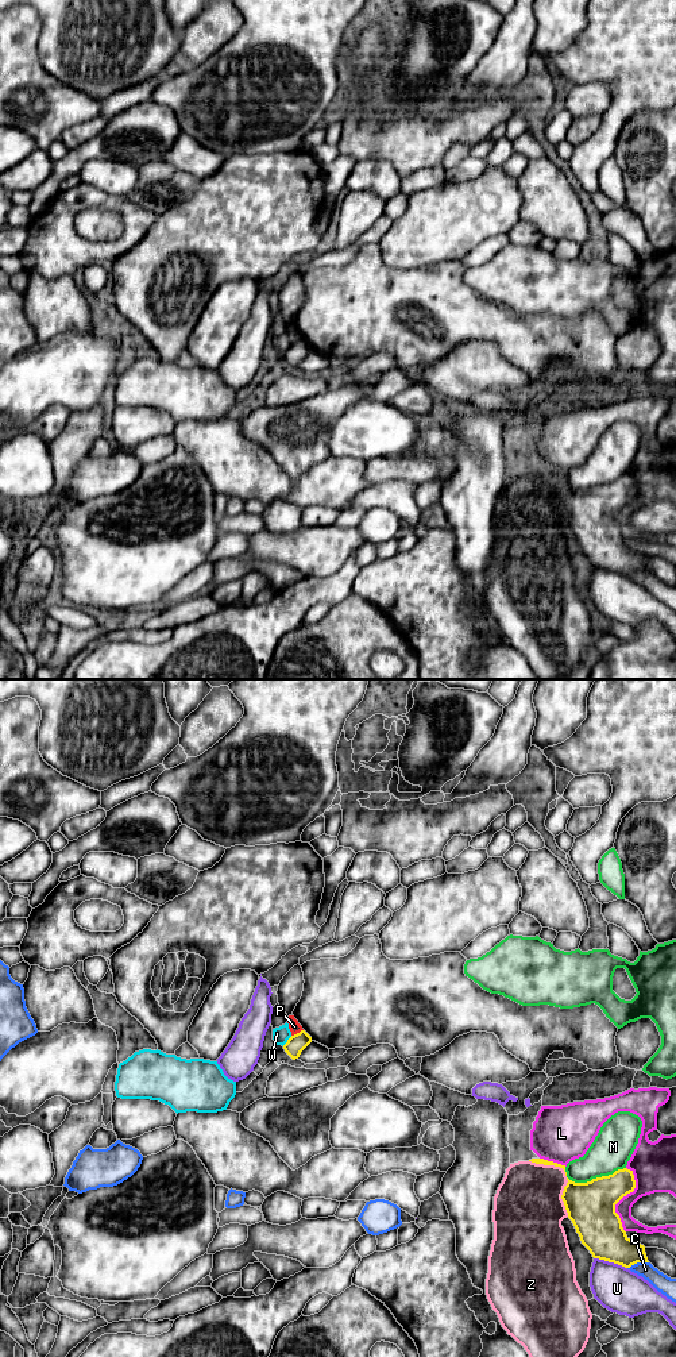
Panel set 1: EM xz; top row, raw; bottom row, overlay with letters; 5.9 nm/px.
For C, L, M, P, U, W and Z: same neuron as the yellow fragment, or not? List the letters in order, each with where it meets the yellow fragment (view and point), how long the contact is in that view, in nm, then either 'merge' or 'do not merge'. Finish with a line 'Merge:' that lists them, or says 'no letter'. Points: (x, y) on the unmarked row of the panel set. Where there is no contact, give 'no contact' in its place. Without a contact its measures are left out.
C: xz (637, 570) | 130 nm | do not merge
L: xz (622, 505) | 400 nm | do not merge
M: xz (593, 488) | 360 nm | do not merge
P: xz (297, 342) | 80 nm | do not merge
U: xz (610, 570) | 220 nm | do not merge
W: xz (288, 350) | 90 nm | do not merge
Z: xz (566, 484) | 400 nm | do not merge
Merge: no letter

